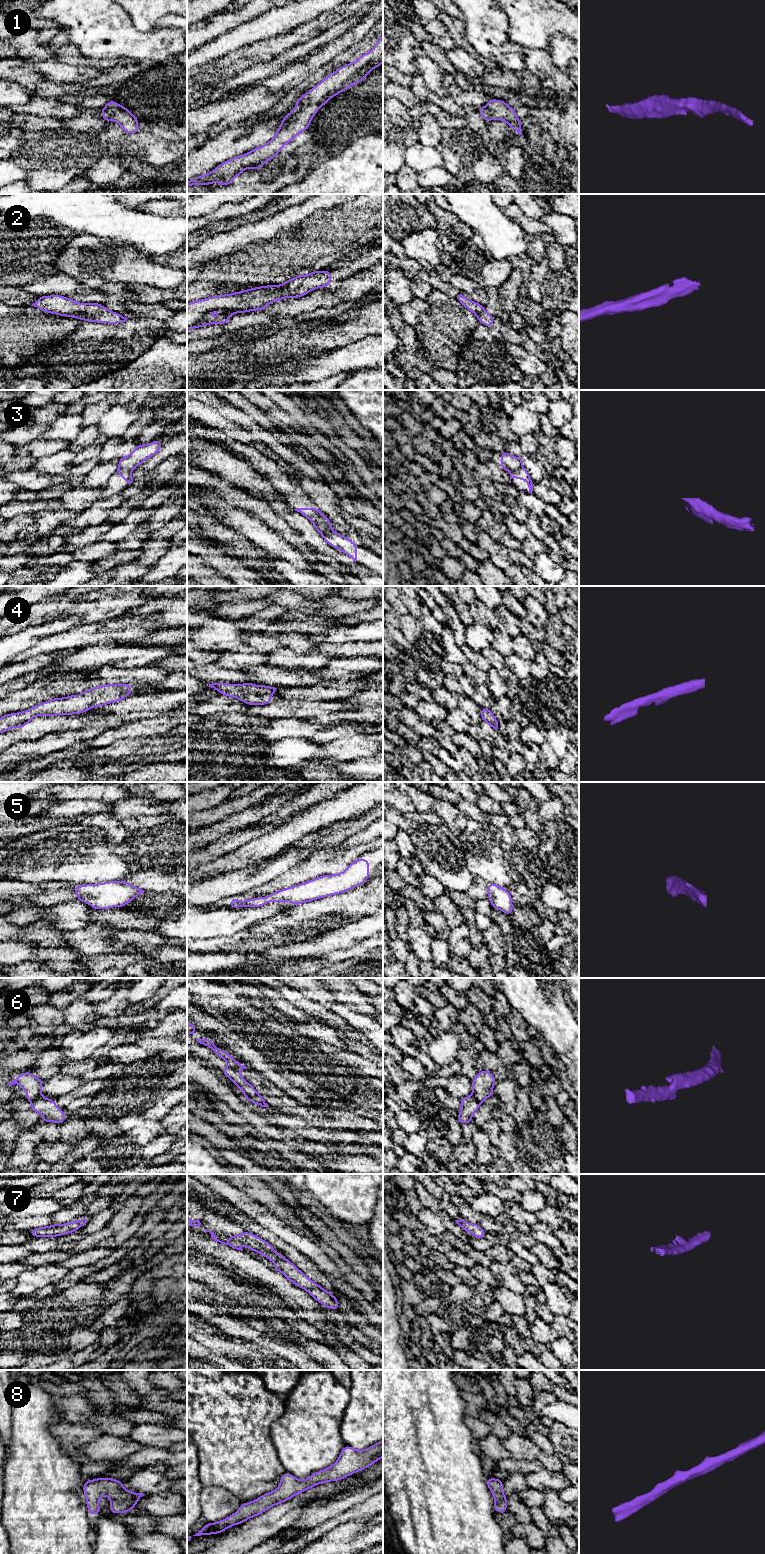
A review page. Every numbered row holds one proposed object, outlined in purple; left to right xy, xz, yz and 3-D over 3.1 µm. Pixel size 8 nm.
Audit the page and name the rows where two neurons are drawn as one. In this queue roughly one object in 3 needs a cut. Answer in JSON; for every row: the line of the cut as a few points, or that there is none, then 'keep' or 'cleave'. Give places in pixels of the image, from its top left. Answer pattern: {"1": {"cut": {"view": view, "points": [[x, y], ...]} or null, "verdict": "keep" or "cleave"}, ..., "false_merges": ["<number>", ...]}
{"1": {"cut": null, "verdict": "keep"}, "2": {"cut": null, "verdict": "keep"}, "3": {"cut": {"view": "xz", "points": [[314, 524], [321, 525], [332, 531]]}, "verdict": "cleave"}, "4": {"cut": null, "verdict": "keep"}, "5": {"cut": null, "verdict": "keep"}, "6": {"cut": {"view": "xy", "points": [[41, 1095], [31, 1102]]}, "verdict": "cleave"}, "7": {"cut": null, "verdict": "keep"}, "8": {"cut": null, "verdict": "keep"}, "false_merges": ["3", "6"]}

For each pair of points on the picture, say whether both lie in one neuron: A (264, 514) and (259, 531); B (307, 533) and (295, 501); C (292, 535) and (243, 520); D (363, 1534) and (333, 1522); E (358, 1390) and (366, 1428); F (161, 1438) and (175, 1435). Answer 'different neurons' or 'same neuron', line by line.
A: different neurons
B: different neurons
C: different neurons
D: different neurons
E: same neuron
F: same neuron

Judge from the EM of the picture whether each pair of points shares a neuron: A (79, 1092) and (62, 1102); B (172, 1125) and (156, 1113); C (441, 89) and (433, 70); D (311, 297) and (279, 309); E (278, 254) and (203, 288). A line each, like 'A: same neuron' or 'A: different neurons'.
A: same neuron
B: different neurons
C: same neuron
D: same neuron
E: same neuron

